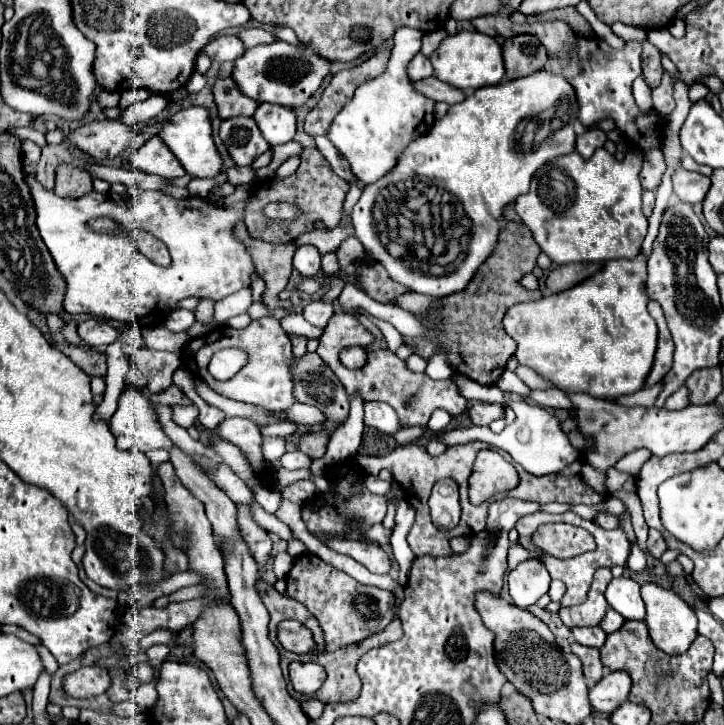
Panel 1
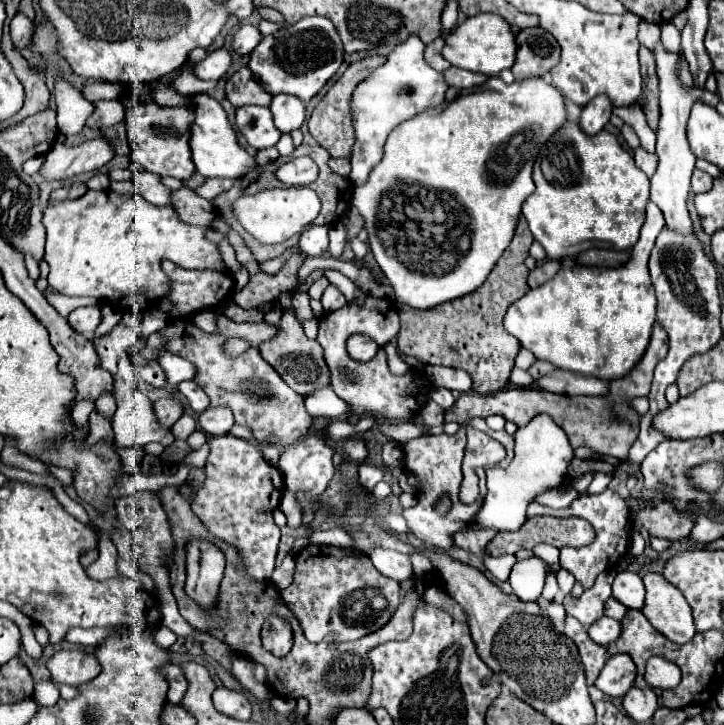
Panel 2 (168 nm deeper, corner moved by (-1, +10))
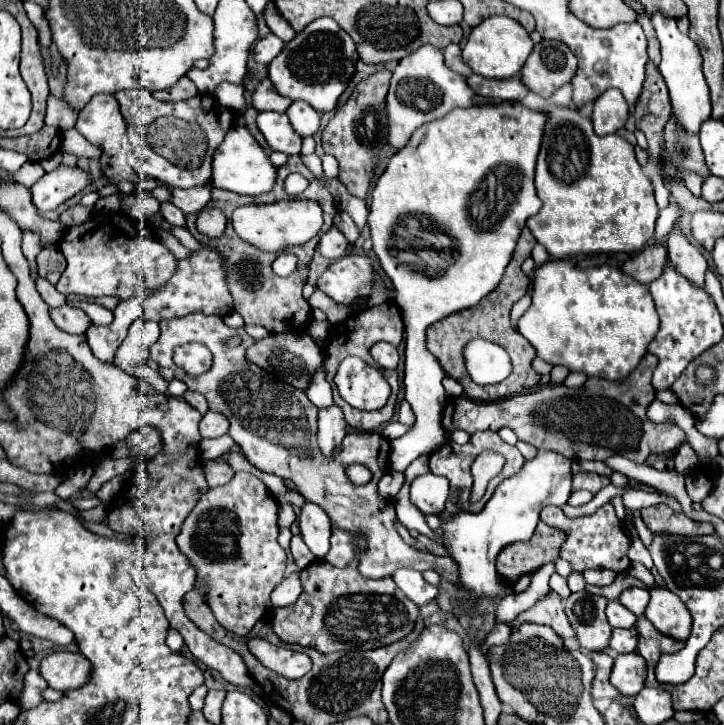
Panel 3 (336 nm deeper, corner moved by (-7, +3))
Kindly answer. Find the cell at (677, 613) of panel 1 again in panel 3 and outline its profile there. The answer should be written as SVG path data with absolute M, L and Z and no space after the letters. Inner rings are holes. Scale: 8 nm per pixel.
M664 587L650 589L650 603L644 611L646 619L664 635L686 641L692 629L692 617L680 597Z

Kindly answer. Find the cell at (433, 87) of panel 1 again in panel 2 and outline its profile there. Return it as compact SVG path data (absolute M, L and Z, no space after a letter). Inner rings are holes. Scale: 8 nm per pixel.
M450 66L446 72L442 72L444 78L446 78L446 84L450 88L456 88L456 90L470 90L470 88L476 88L480 86L482 82L486 82L486 76L482 74L474 74L474 72L468 72L468 70L462 70L462 68L454 68Z

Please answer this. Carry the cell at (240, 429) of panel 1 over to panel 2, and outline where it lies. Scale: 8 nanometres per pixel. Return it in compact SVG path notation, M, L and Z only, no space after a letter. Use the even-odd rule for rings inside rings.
M224 406L208 408L198 416L198 424L208 436L224 436L234 426L234 416L230 414L230 408Z

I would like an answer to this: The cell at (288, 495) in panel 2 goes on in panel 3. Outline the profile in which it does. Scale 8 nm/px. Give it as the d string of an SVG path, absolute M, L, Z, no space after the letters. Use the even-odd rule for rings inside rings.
M300 535L292 537L292 541L290 541L290 551L292 551L292 557L294 557L294 561L296 561L296 565L298 565L300 569L306 569L306 567L316 559L316 557L310 553L310 549L304 545L304 541L302 541Z

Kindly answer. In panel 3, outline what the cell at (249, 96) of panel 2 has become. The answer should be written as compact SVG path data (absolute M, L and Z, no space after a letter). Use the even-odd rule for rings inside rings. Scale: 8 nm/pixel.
M264 79L258 85L258 89L254 91L252 99L254 99L252 105L258 111L280 111L280 113L284 113L284 109L288 109L288 105L292 103L288 97L282 97L280 93L276 93L276 87L268 79Z

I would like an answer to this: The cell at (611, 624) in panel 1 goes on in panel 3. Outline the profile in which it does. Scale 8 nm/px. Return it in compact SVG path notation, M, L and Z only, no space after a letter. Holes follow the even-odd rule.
M610 601L606 607L606 617L612 627L634 627L636 615L630 613L620 601Z

